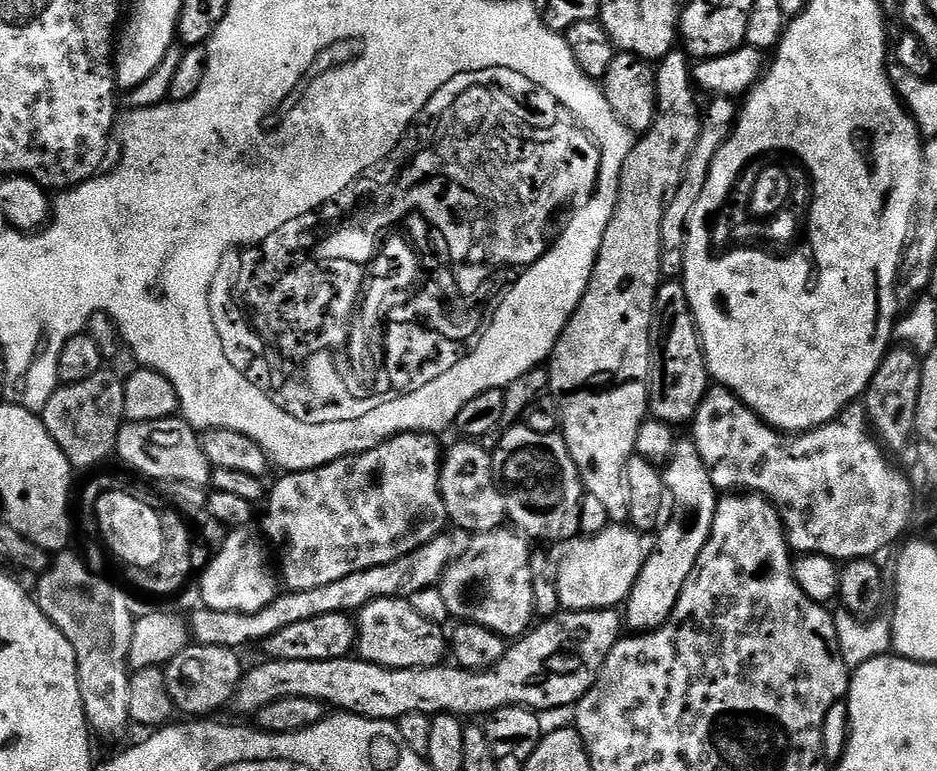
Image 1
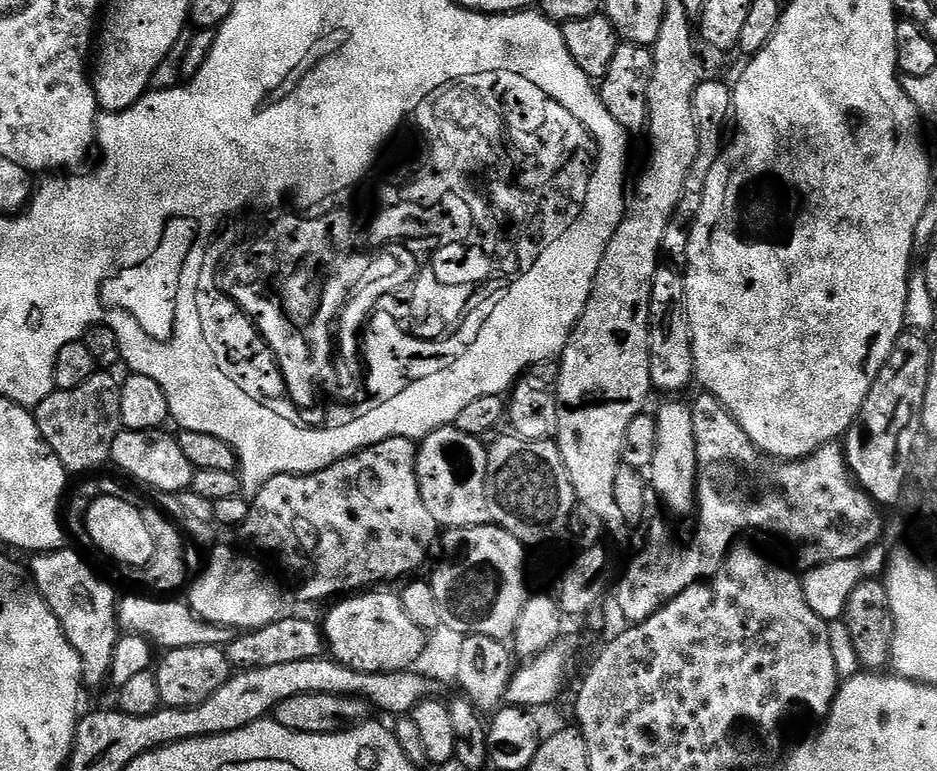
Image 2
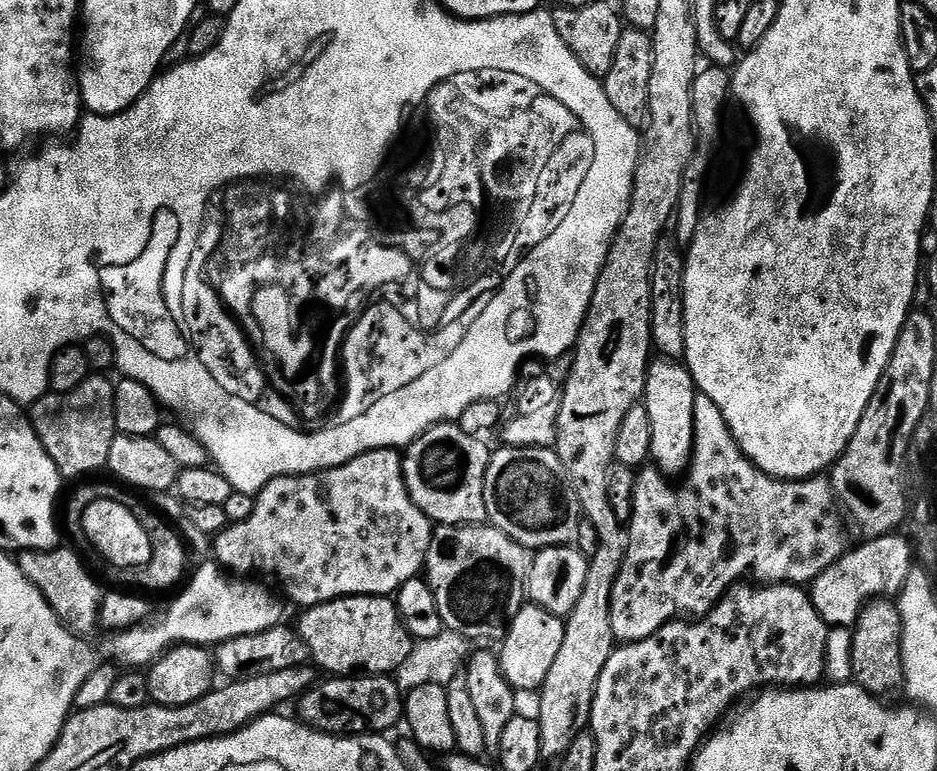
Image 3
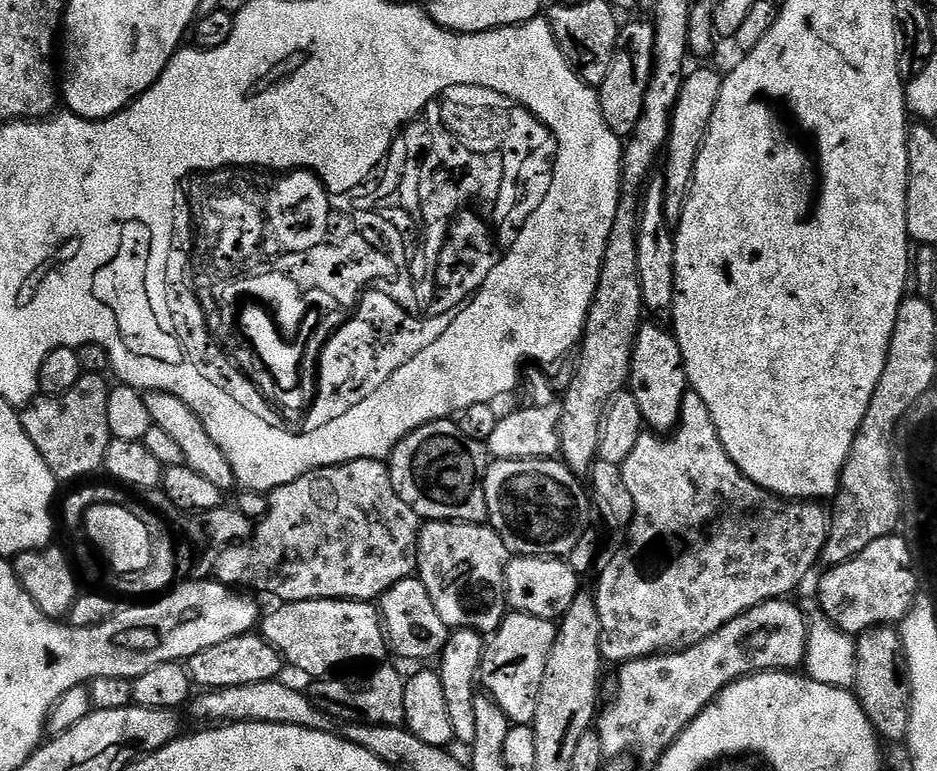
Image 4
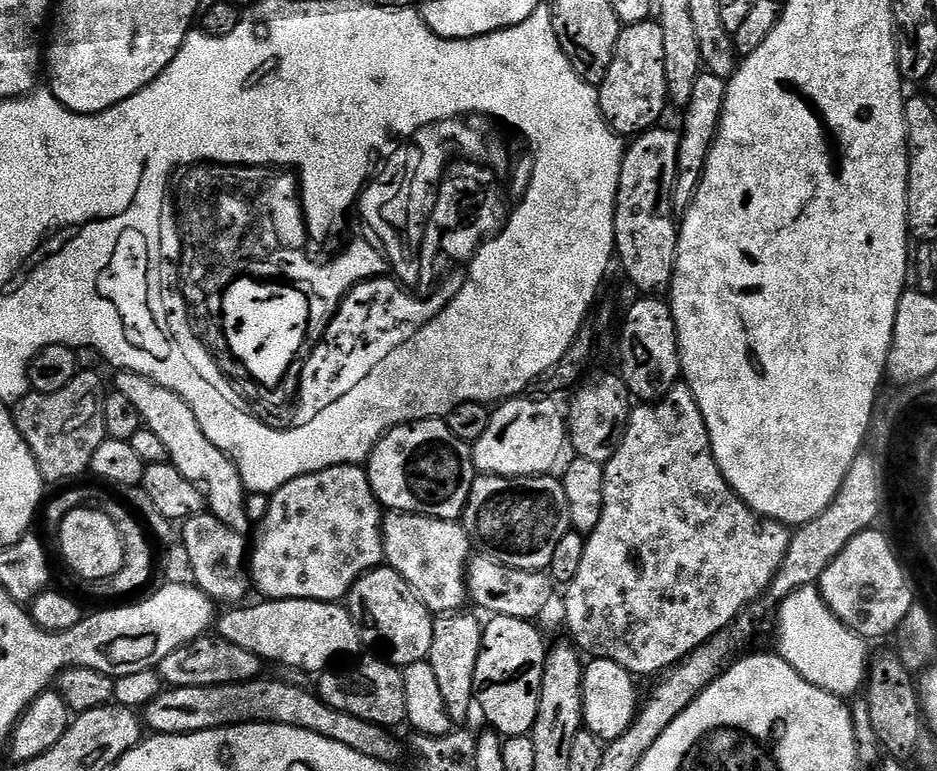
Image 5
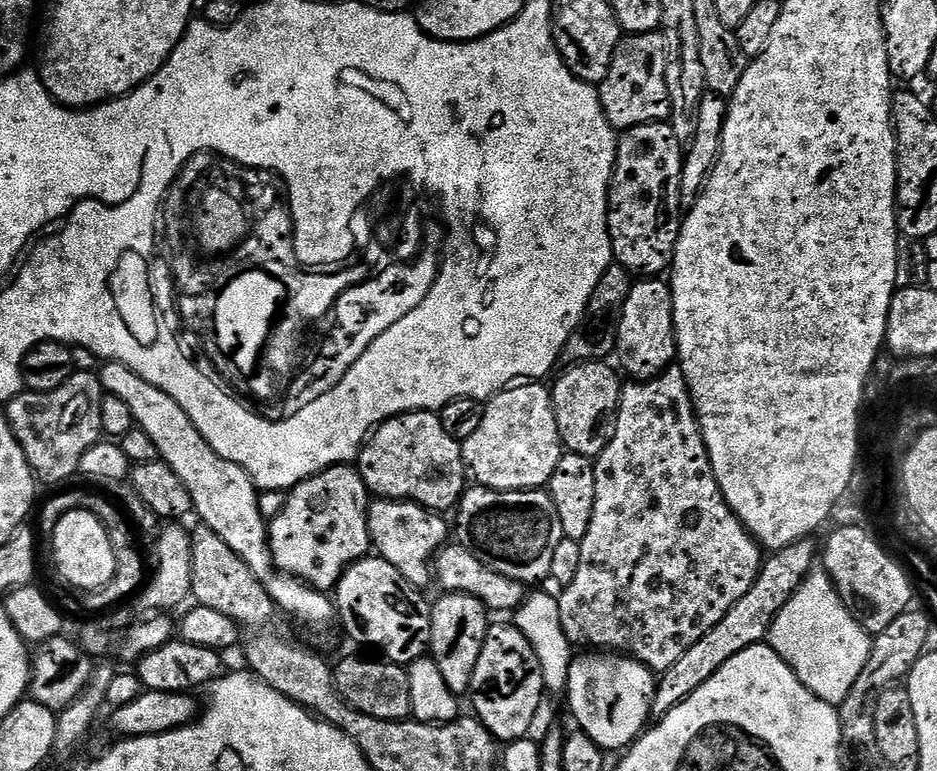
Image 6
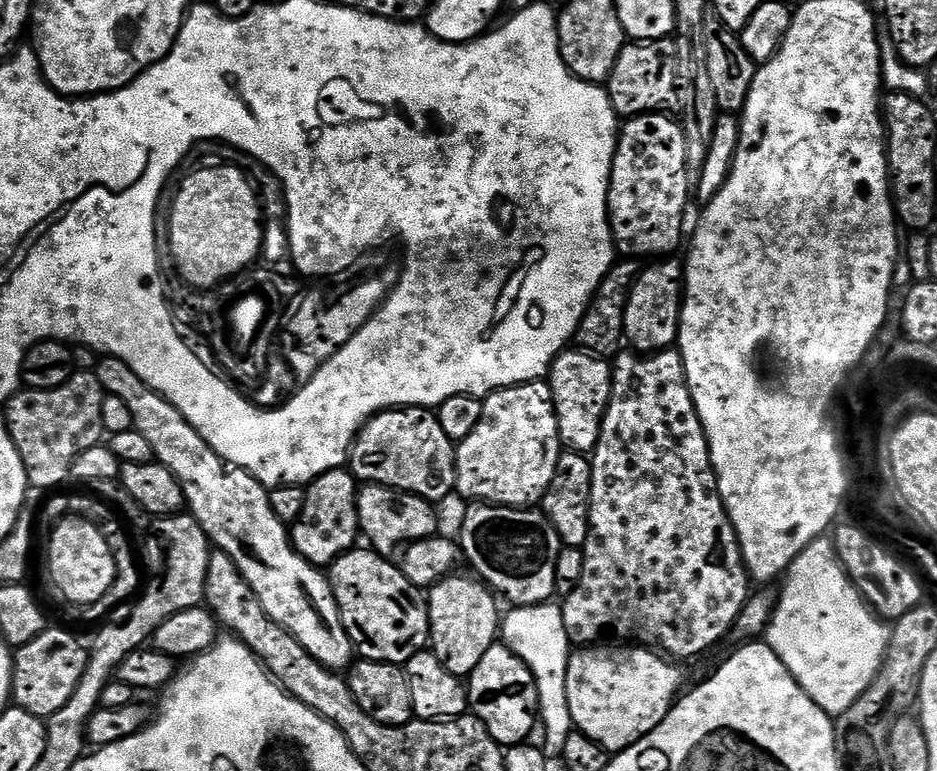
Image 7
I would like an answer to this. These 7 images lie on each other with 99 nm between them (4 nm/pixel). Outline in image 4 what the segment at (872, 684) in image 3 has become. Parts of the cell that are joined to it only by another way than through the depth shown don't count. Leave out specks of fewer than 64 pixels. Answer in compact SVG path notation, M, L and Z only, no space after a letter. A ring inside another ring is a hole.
M878 624L874 628L855 637L856 642L856 683L854 695L864 708L866 718L876 730L881 741L903 741L910 726L910 710L912 709L912 687L908 684L908 659L904 656L904 639L900 637L900 628L891 624Z

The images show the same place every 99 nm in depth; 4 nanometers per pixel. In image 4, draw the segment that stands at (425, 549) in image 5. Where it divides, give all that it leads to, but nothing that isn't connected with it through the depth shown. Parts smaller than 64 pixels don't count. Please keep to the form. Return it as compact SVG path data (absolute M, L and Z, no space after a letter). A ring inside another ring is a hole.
M432 522L423 529L422 540L427 548L426 555L418 568L418 578L426 586L434 602L434 610L438 610L442 622L446 622L449 629L472 628L481 634L491 634L499 628L504 617L509 615L508 564L510 554L503 539L505 540L505 537L487 523Z

